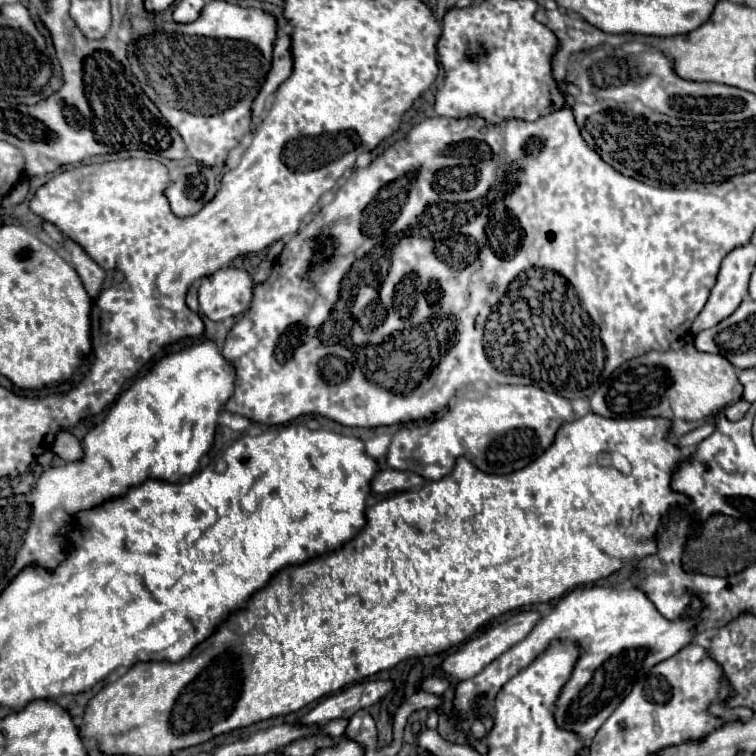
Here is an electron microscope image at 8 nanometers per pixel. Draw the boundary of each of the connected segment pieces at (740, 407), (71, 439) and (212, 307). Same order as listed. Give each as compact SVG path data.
M741 399L741 401L725 407L725 409L723 409L723 415L725 415L729 421L737 421L737 419L741 419L741 417L747 413L747 409L749 409L749 403L747 403L745 399Z
M61 431L55 439L55 447L53 447L53 453L59 455L63 461L71 463L71 461L79 461L83 457L83 449L81 449L81 443L77 441L75 435L67 433L67 431Z
M219 269L201 279L199 309L211 321L223 321L247 311L253 295L253 281L243 269Z

